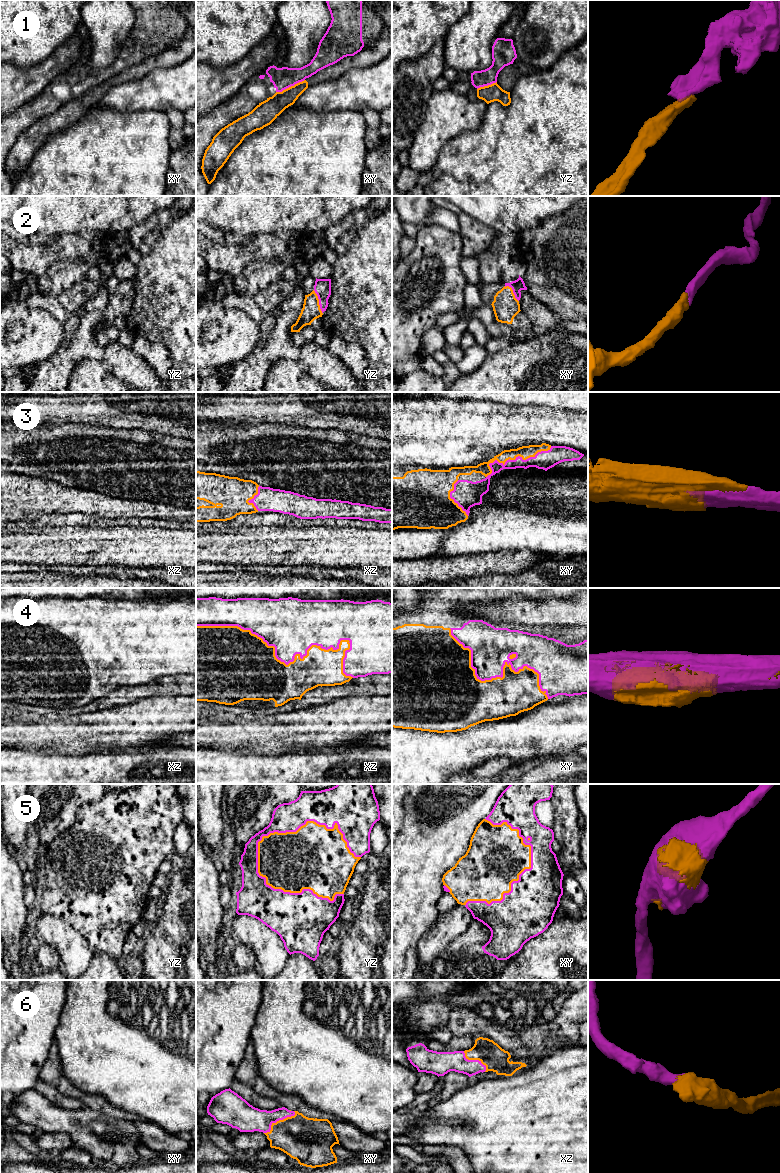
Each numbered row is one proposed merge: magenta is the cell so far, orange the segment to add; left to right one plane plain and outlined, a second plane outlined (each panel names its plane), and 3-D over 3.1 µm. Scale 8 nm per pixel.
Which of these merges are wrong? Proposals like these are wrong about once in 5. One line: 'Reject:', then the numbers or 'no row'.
Reject: 1

